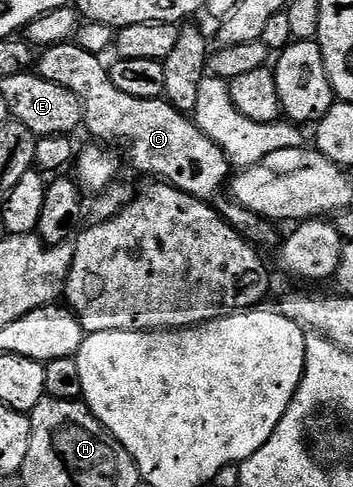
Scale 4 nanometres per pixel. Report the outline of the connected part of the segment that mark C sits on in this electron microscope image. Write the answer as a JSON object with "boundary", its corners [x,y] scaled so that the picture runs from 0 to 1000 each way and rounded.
{"boundary":[[[198,84],[153,90],[122,101],[102,127],[105,150],[130,166],[159,168],[201,183],[235,203],[235,248],[244,267],[283,292],[317,294],[317,287],[357,287],[357,304],[368,310],[368,329],[402,353],[431,353],[433,363],[479,374],[516,394],[555,402],[564,411],[603,413],[618,392],[643,384],[657,361],[657,331],[640,320],[640,310],[552,255],[547,244],[499,224],[462,199],[442,203],[397,203],[340,185],[312,156],[309,138],[295,123],[238,103],[229,90]]]}

